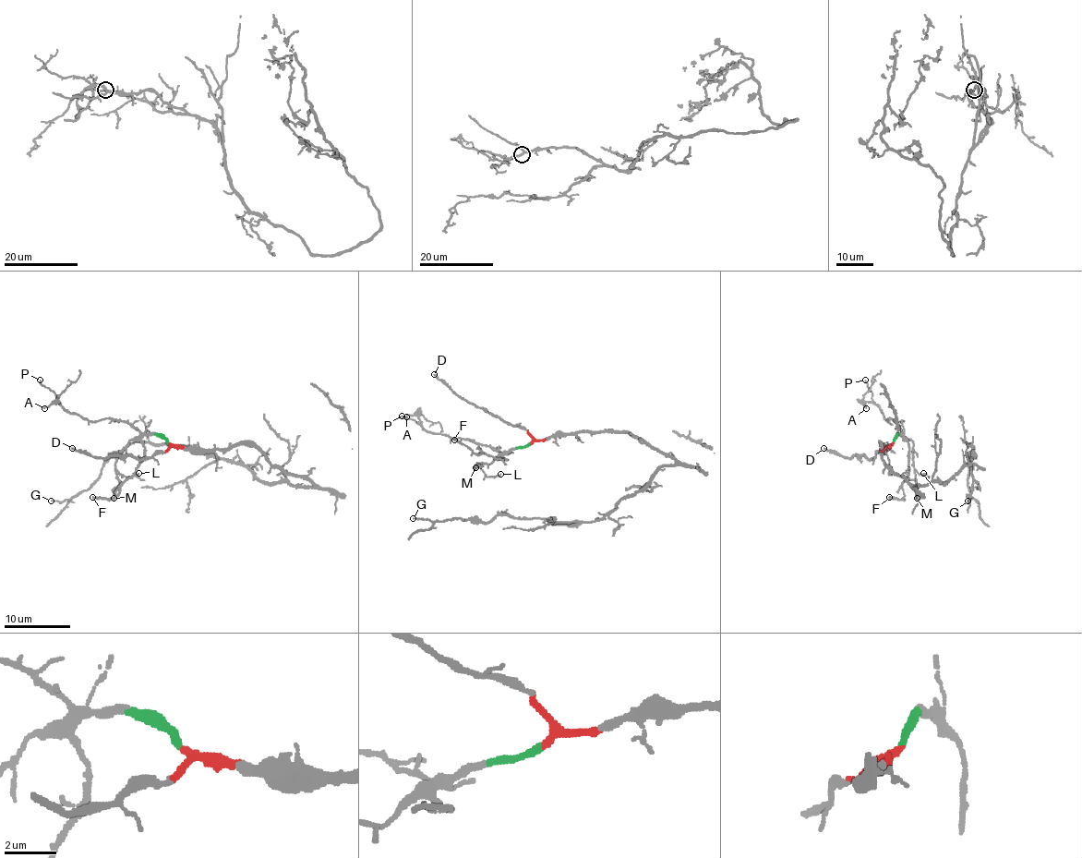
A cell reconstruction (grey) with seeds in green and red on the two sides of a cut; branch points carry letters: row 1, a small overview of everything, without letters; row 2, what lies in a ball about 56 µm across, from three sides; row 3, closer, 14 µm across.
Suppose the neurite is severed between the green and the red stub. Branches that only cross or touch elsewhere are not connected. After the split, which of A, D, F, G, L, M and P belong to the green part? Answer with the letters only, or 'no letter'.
A, F, L, M, P

